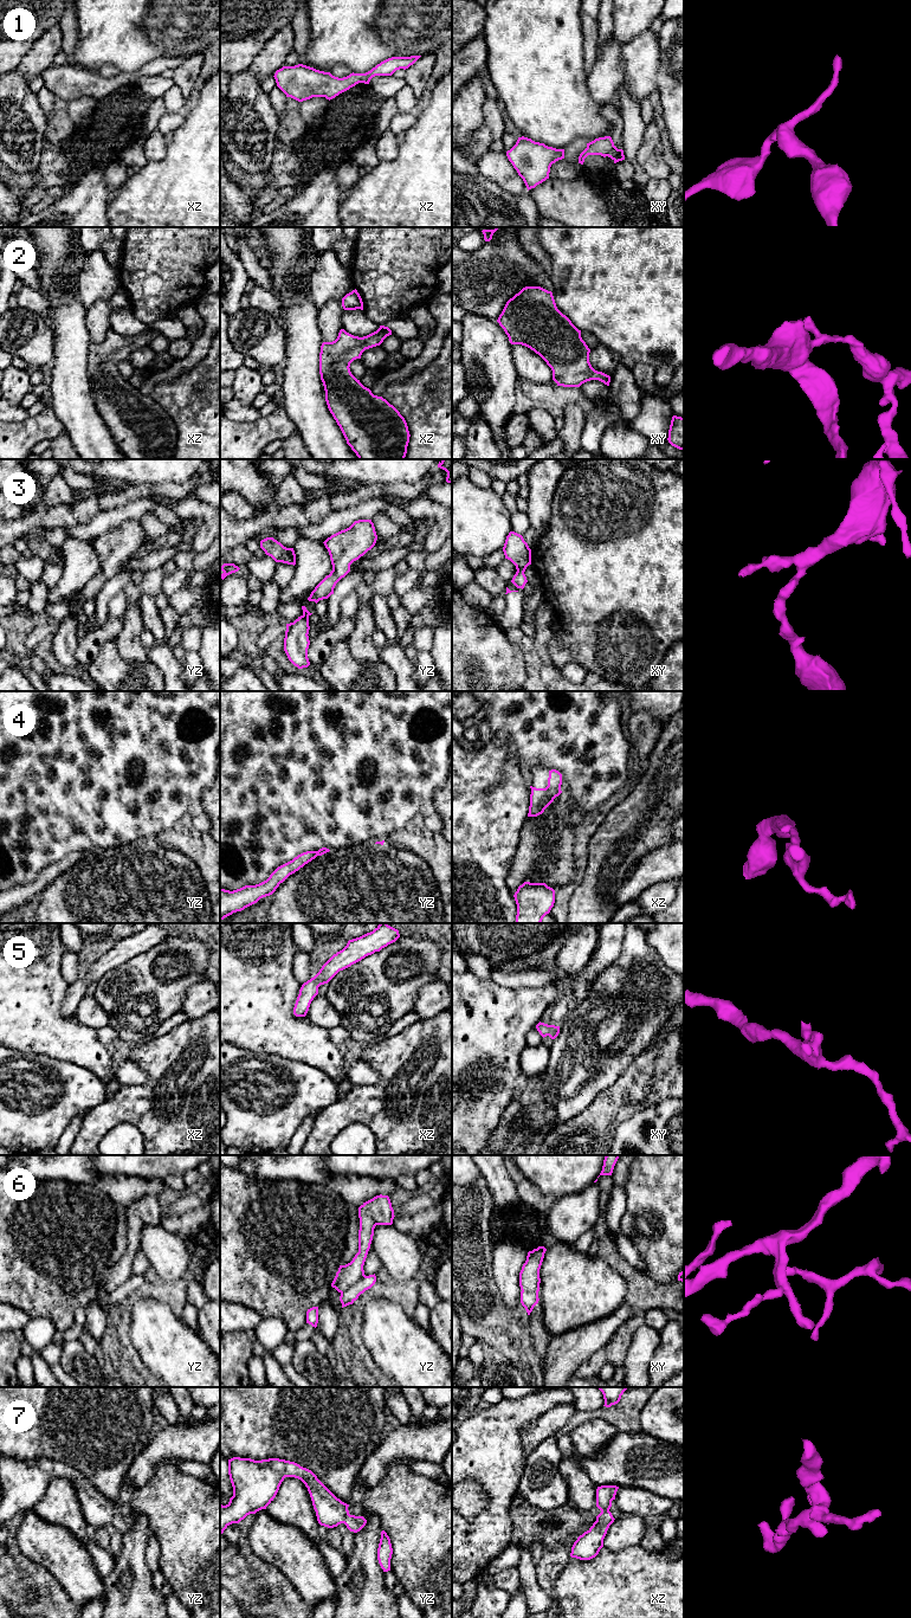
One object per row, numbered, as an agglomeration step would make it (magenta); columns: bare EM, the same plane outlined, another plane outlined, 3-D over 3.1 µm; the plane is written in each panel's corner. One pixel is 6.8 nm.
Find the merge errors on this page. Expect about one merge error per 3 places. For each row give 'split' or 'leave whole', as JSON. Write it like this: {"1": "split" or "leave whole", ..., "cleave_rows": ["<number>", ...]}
{"1": "leave whole", "2": "leave whole", "3": "leave whole", "4": "leave whole", "5": "leave whole", "6": "split", "7": "leave whole", "cleave_rows": ["6"]}

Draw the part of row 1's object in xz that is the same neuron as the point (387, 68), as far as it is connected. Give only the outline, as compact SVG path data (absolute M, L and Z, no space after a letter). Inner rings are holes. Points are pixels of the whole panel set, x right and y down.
M392 57L381 62L366 73L353 72L343 78L303 64L283 66L276 71L273 77L277 86L286 97L291 97L298 102L312 97L325 97L330 101L358 83L369 84L370 79L375 76L392 76L396 70L406 70L420 57Z

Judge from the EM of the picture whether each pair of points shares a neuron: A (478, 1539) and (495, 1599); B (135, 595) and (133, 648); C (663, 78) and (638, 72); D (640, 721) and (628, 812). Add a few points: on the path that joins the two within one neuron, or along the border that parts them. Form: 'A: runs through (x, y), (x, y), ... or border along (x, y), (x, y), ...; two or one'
A: border along (480, 1573), (475, 1580); two
B: runs through (133, 608), (133, 635); one
C: border along (660, 52), (657, 89); two
D: border along (661, 729), (645, 764); two

